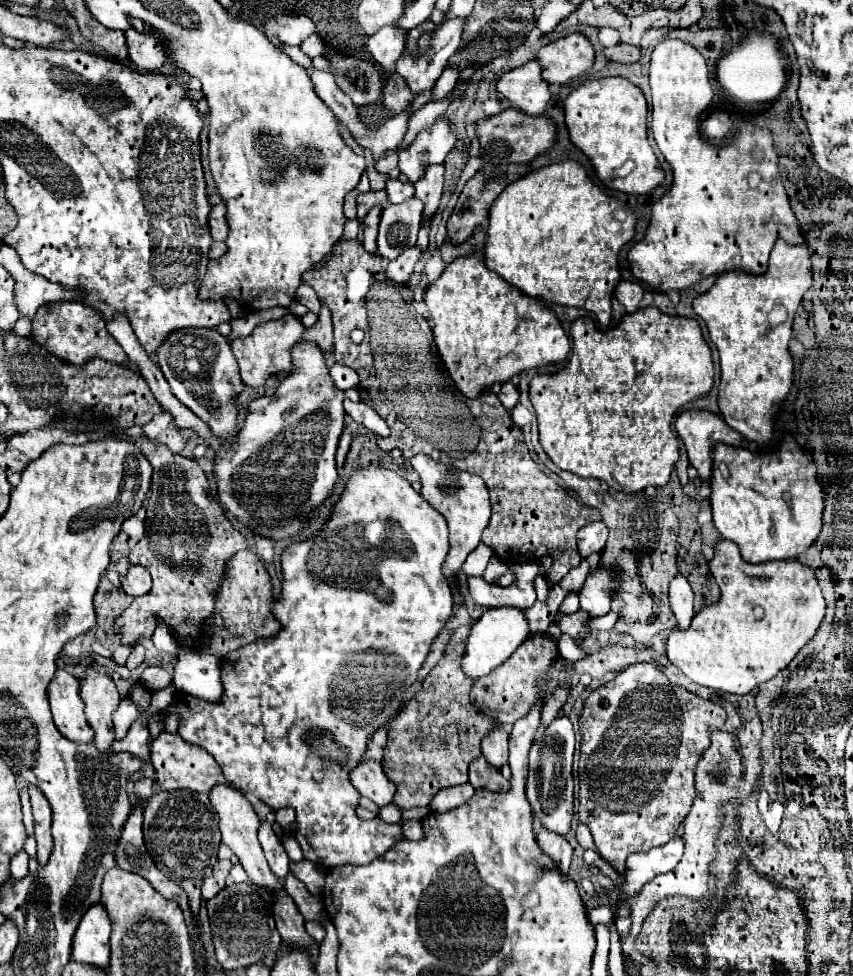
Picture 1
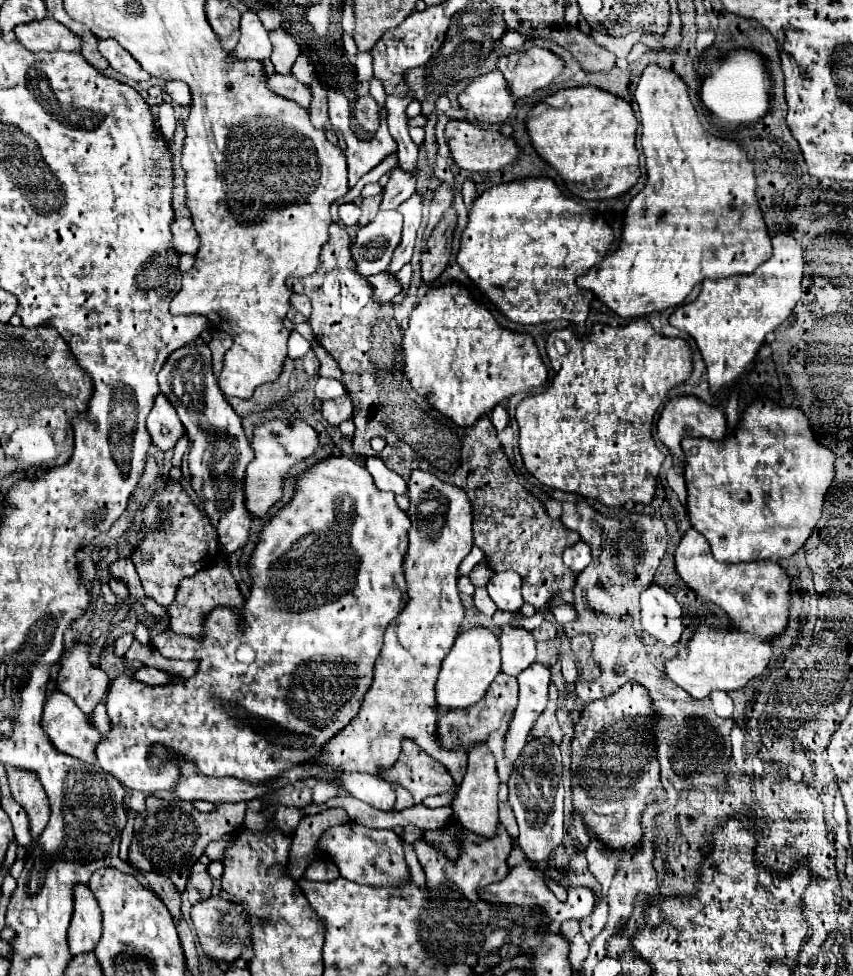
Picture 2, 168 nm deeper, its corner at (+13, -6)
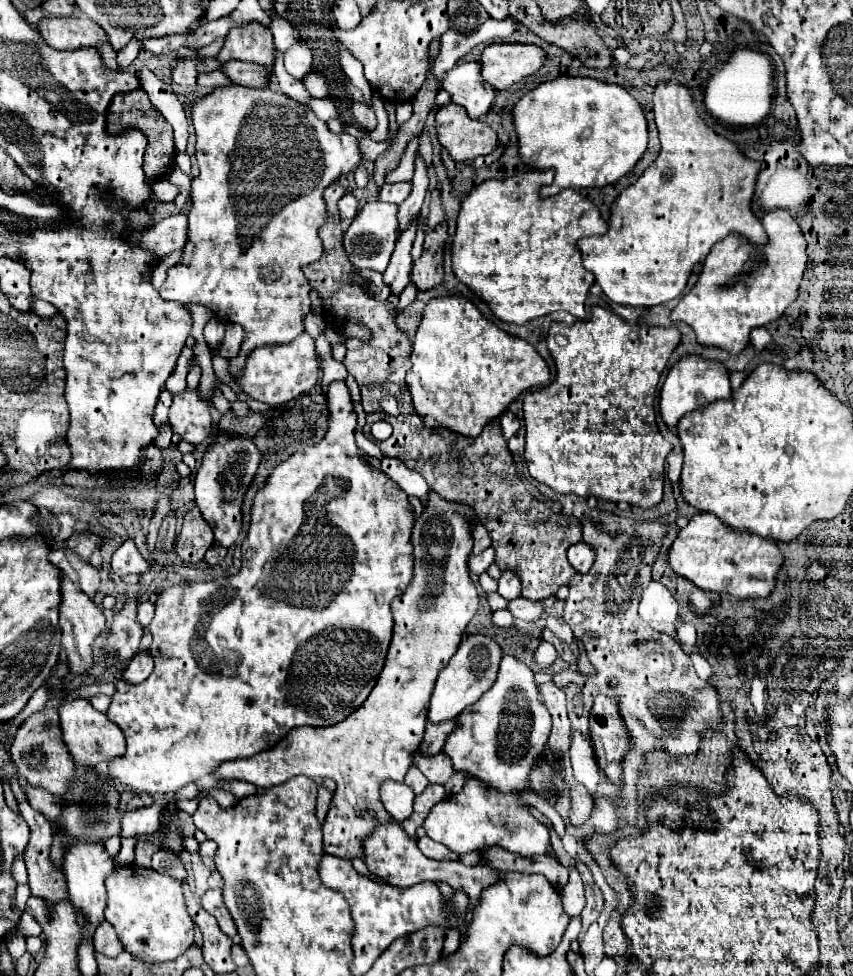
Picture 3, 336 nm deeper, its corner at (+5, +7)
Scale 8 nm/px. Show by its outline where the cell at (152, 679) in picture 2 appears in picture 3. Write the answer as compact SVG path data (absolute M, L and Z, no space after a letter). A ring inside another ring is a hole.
M139 652L123 670L123 678L131 684L141 684L151 672L153 672L153 656L149 652Z

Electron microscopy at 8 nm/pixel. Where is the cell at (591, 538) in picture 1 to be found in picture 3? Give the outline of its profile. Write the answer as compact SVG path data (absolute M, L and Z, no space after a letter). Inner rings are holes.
M577 542L577 544L573 544L571 548L569 548L569 552L567 552L567 558L569 558L569 562L573 564L573 568L577 570L577 572L581 572L581 574L585 574L585 572L589 572L589 568L593 566L593 560L595 560L595 554L593 554L595 550L587 544L587 542Z

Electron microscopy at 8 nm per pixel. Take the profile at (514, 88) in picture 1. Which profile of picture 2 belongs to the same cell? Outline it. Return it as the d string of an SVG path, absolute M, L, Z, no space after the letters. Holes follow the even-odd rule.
M501 71L473 77L457 97L459 107L479 123L503 123L515 107Z

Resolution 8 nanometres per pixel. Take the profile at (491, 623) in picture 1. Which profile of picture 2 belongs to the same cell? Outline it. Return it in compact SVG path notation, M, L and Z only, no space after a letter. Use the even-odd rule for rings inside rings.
M477 627L461 633L455 639L449 655L443 659L441 673L435 683L435 703L441 709L467 709L481 701L491 685L491 681L501 673L501 657L499 657L499 639L489 629Z

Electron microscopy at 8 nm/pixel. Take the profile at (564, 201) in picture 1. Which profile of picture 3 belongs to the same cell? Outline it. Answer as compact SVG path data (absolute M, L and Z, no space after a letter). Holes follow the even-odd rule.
M529 170L529 172L521 172L521 174L515 174L511 178L505 178L505 180L485 180L483 184L479 184L477 188L471 190L471 194L463 200L461 204L461 212L457 216L457 234L453 238L453 270L457 274L457 278L467 284L477 296L481 296L491 312L501 318L503 322L515 322L515 324L525 324L533 318L539 318L539 316L545 316L545 314L551 314L551 312L557 312L557 310L565 310L577 318L585 318L585 298L589 294L589 288L595 284L593 280L593 274L585 272L583 268L583 262L581 262L581 252L577 248L577 240L583 238L583 236L593 236L593 234L603 234L607 232L607 222L601 218L601 212L599 208L589 202L587 198L583 198L579 192L571 190L571 188L563 188L559 194L555 196L549 196L549 198L541 198L541 186L545 182L551 182L553 180L553 172L551 170L545 170L545 172L539 172L539 170Z

